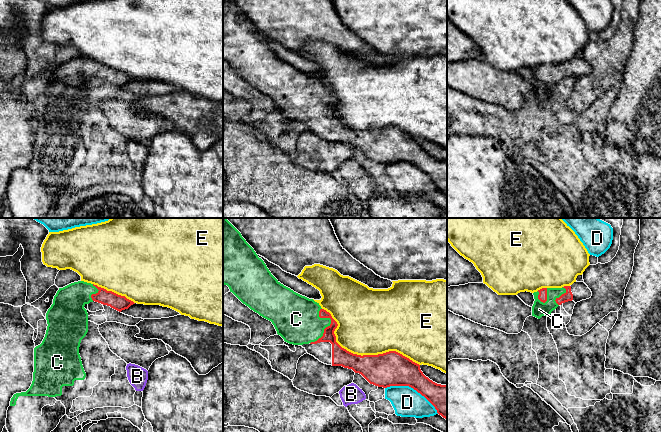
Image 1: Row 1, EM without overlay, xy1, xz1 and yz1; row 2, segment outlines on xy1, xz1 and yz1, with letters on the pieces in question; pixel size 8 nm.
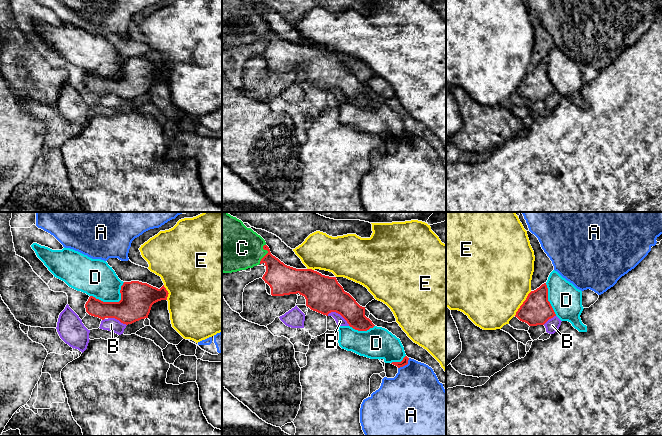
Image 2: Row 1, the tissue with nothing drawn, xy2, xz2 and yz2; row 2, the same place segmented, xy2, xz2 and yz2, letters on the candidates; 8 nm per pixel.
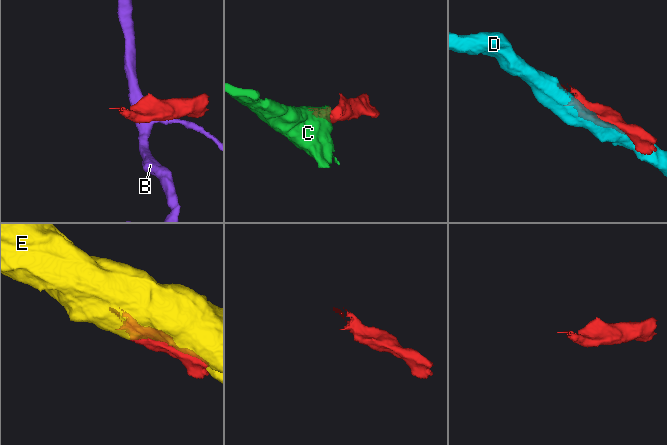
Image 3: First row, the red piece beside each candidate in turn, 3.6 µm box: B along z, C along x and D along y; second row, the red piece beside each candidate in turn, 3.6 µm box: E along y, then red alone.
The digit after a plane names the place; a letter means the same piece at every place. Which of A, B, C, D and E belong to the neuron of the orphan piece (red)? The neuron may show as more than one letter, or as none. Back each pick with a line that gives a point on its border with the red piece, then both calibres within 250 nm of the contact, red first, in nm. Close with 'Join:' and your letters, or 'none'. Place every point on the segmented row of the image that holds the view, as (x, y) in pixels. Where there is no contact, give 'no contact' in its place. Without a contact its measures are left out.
C: contact xz1 (330, 324); calibres 110 and 340 nm
Join: C

